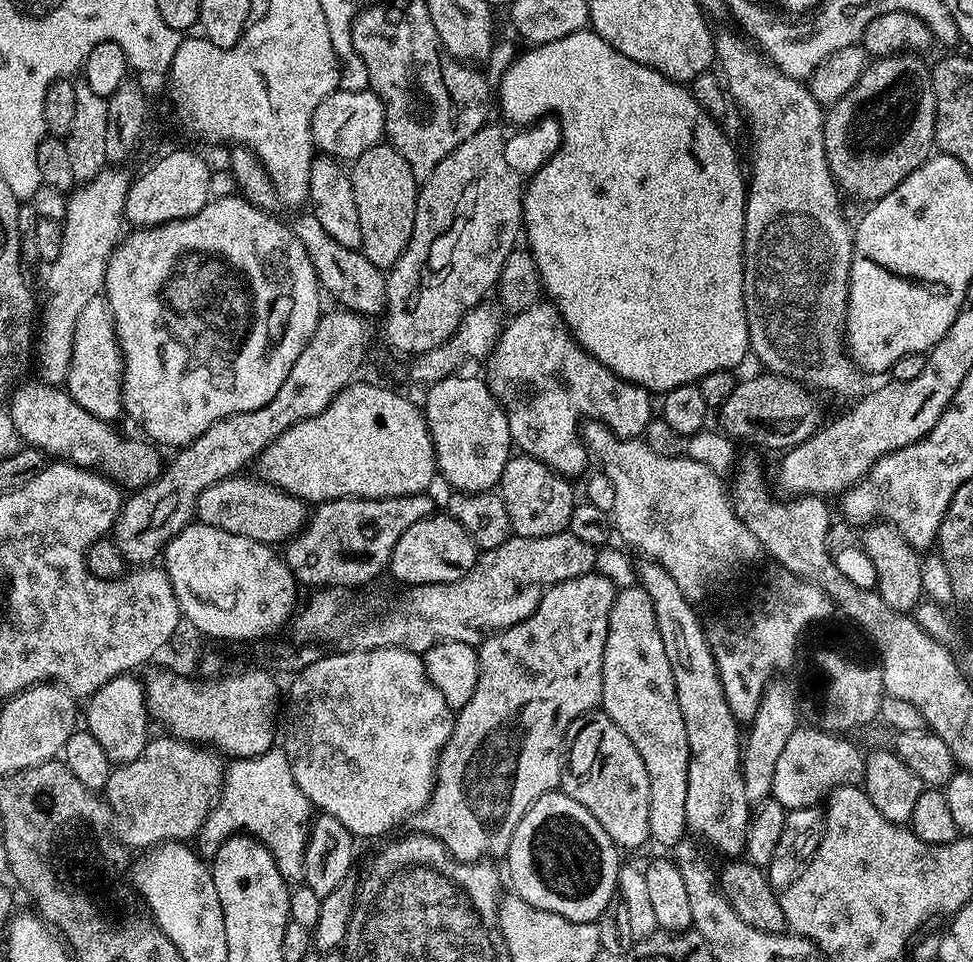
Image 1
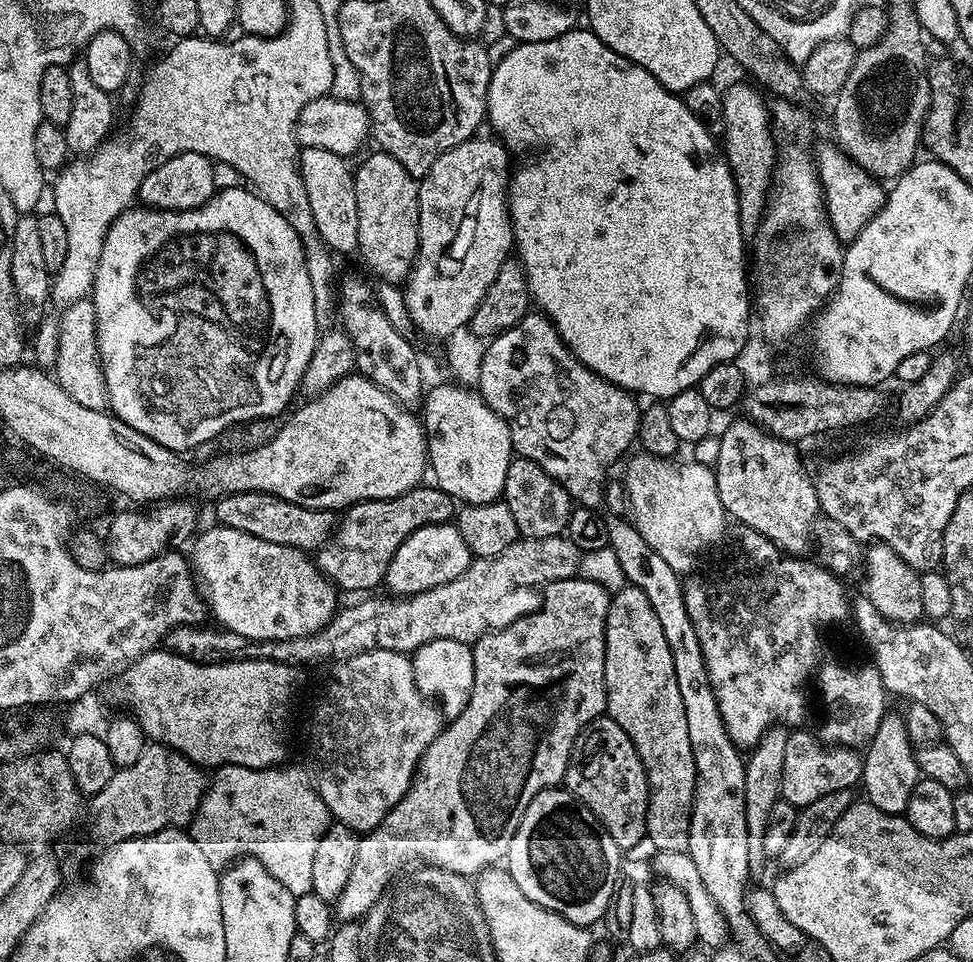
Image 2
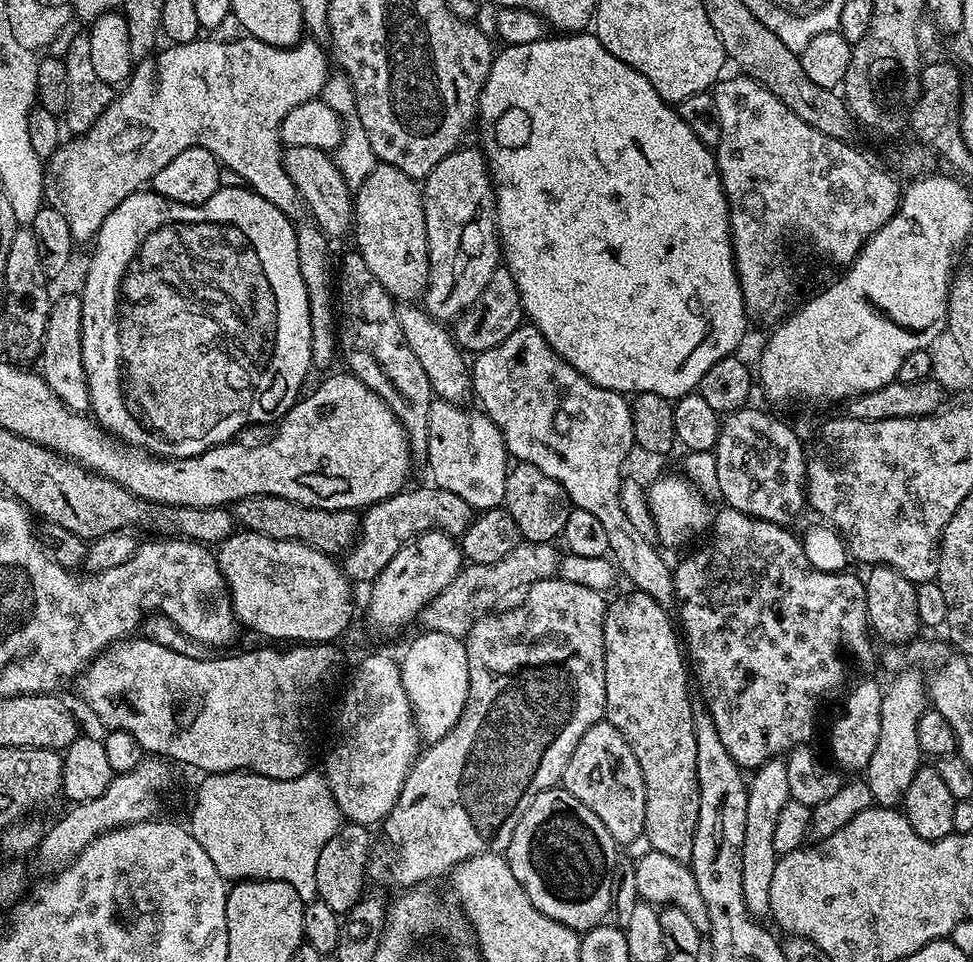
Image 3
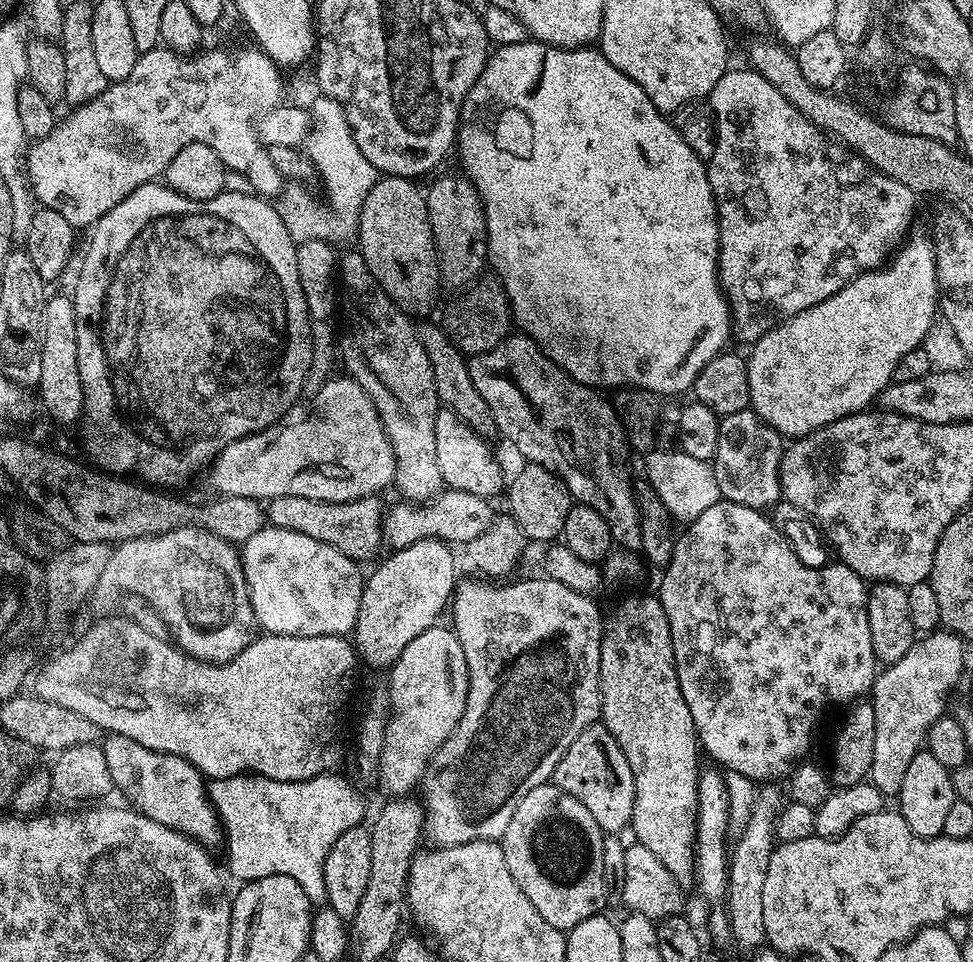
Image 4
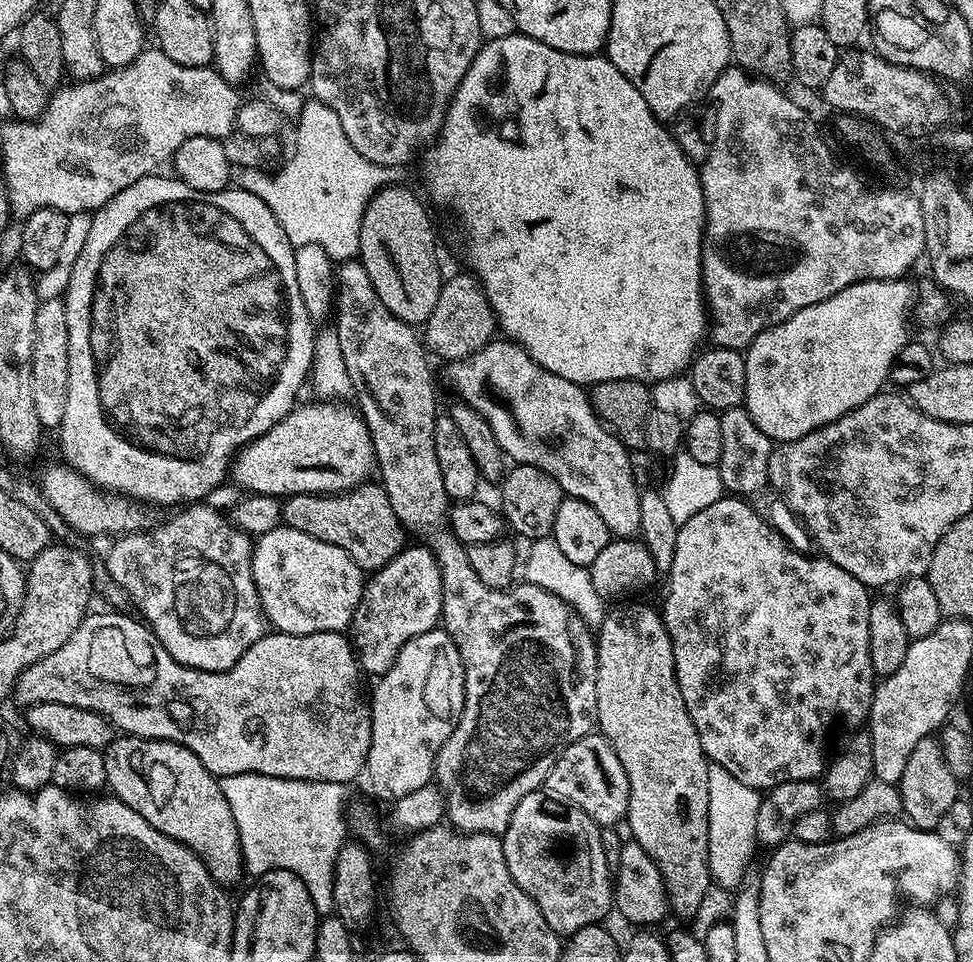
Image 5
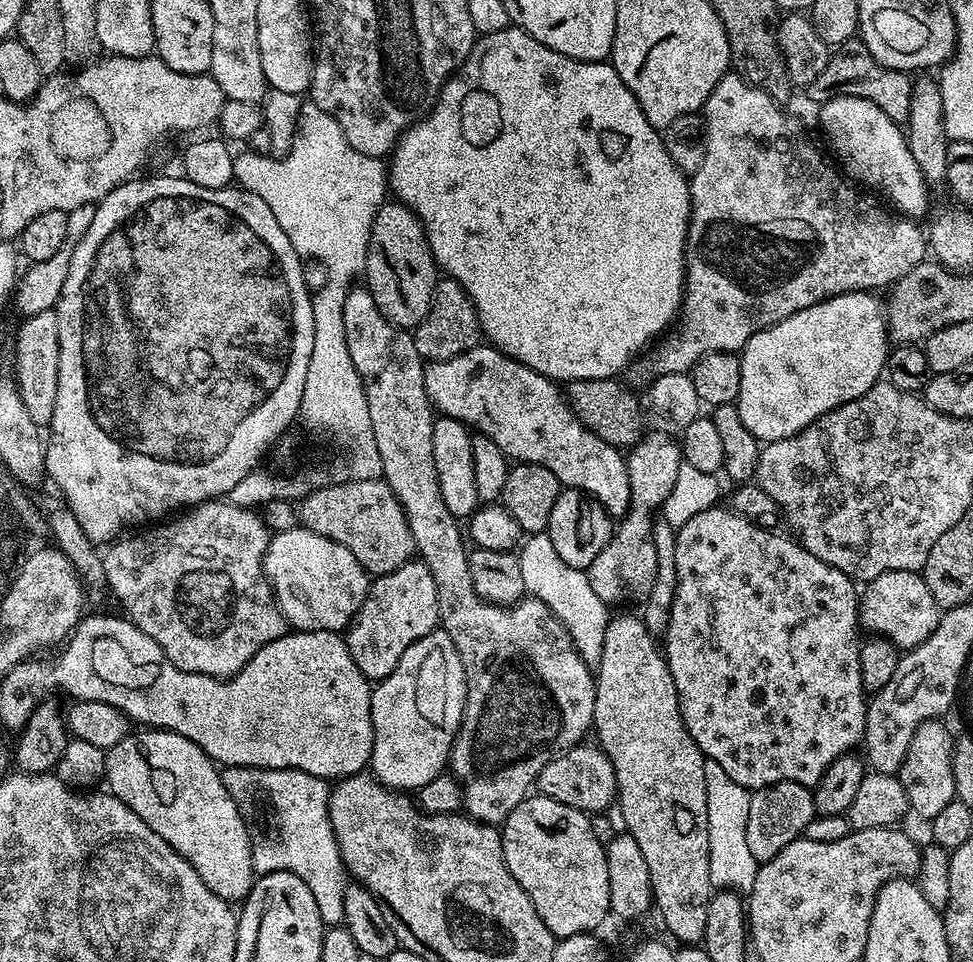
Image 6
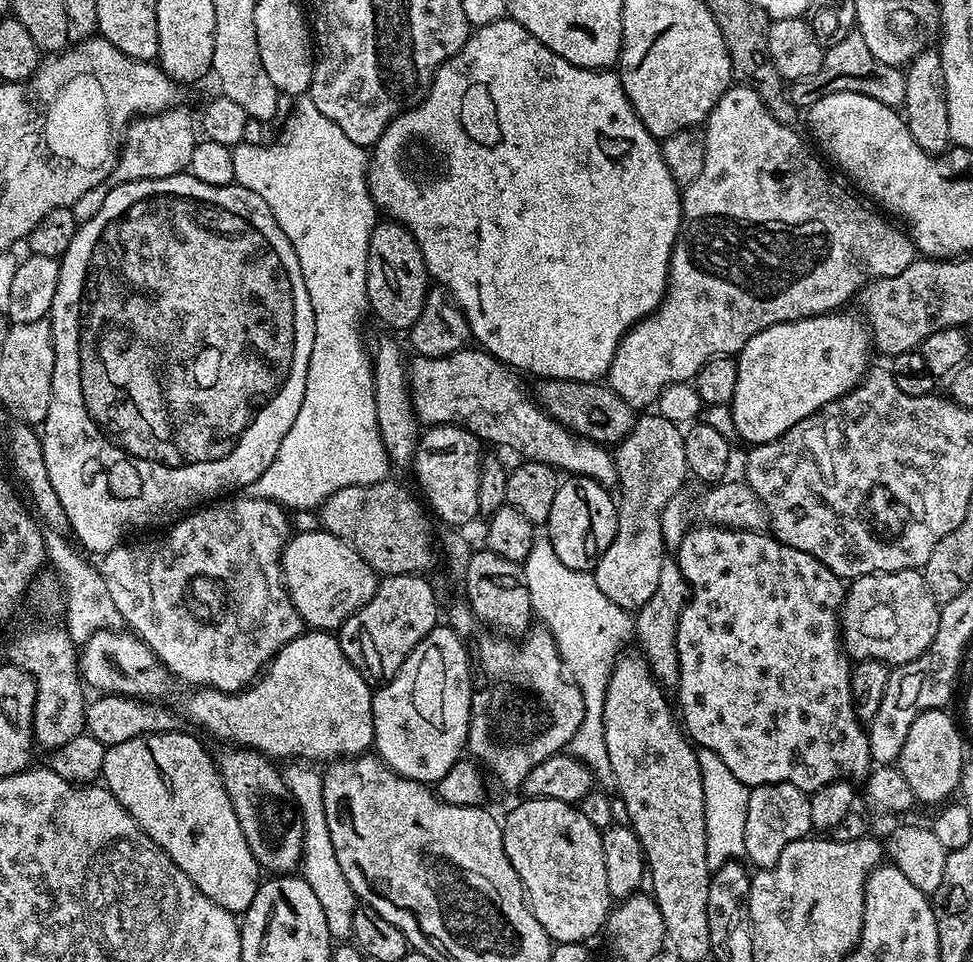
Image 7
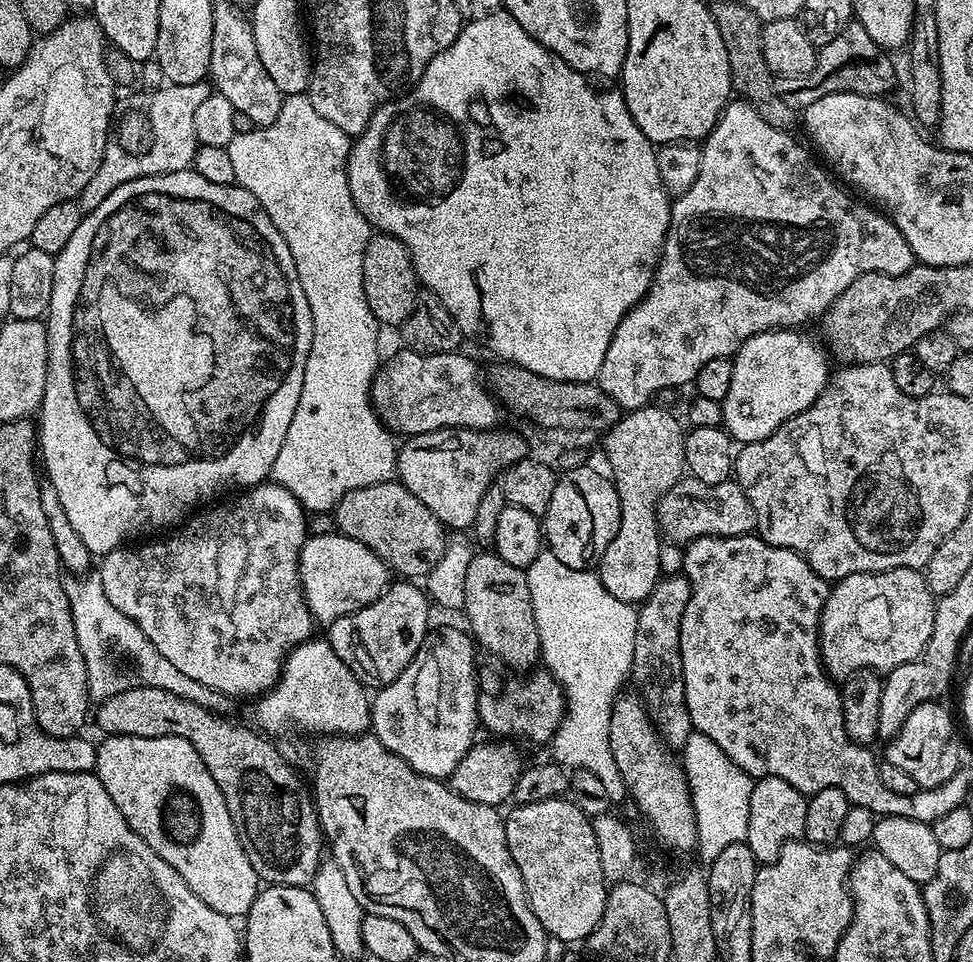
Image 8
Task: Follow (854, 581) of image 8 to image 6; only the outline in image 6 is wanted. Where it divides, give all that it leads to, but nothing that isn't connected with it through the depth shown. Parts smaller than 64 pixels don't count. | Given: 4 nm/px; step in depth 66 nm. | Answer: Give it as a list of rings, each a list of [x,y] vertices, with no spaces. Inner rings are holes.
[[[894,570],[882,574],[865,583],[859,597],[861,629],[868,631],[869,628],[872,631],[869,633],[889,640],[900,650],[914,649],[930,638],[942,615],[941,608],[934,602],[934,594],[930,594],[930,586],[926,586],[920,572]]]

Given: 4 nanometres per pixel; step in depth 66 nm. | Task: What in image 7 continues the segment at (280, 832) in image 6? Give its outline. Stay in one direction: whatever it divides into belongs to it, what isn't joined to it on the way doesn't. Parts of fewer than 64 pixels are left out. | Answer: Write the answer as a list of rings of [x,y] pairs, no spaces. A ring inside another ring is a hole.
[[[292,762],[292,764],[287,769],[286,767],[283,769],[282,775],[284,777],[284,781],[286,782],[286,786],[288,787],[289,793],[294,801],[295,807],[298,809],[299,819],[302,821],[304,826],[304,854],[302,857],[302,875],[304,881],[310,886],[310,890],[314,890],[315,896],[318,898],[319,904],[322,906],[322,910],[326,913],[326,926],[330,930],[330,934],[340,942],[347,941],[352,934],[352,915],[356,913],[358,907],[358,901],[356,895],[354,894],[354,890],[350,890],[350,882],[346,882],[346,874],[342,874],[342,866],[338,866],[338,854],[334,854],[334,842],[330,842],[330,826],[326,826],[326,806],[322,806],[322,794],[324,793],[324,778],[323,775],[319,771],[315,772],[315,767],[309,766],[304,762]]]

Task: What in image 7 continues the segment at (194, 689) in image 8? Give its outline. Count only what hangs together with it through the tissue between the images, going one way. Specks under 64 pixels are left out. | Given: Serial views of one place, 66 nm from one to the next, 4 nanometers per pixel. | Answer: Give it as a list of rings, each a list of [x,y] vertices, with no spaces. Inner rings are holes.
[[[43,527],[44,554],[53,575],[60,583],[65,602],[64,627],[73,641],[82,646],[93,634],[104,631],[119,631],[124,619],[117,606],[111,601],[110,590],[106,587],[103,573],[99,567],[92,566],[81,553],[74,554],[75,547],[66,540],[63,533]]]

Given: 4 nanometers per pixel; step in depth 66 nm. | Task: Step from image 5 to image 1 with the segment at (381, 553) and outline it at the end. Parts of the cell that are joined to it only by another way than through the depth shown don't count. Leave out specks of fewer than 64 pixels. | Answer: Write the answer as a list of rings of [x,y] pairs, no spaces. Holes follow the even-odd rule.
[[[248,475],[228,476],[225,480],[214,482],[209,488],[202,490],[196,503],[195,519],[218,530],[226,530],[226,534],[254,538],[258,542],[273,546],[283,545],[299,536],[310,519],[309,505],[297,496],[275,488],[263,478]]]

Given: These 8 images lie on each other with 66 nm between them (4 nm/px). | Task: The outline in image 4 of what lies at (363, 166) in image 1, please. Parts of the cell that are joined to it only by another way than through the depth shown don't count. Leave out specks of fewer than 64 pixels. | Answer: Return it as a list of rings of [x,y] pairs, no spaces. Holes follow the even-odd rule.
[[[381,175],[366,194],[366,202],[362,202],[358,225],[358,250],[366,258],[370,274],[374,274],[378,286],[382,286],[388,297],[412,318],[426,315],[436,300],[436,291],[441,291],[442,288],[440,262],[436,259],[436,243],[432,237],[430,218],[427,216],[425,193],[416,184],[419,183],[415,179],[406,176]]]

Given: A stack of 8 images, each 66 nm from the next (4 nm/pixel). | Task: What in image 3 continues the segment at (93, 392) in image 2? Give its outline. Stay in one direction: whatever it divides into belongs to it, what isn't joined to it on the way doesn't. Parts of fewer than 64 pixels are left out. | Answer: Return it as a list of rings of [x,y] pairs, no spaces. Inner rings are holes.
[[[79,295],[56,296],[46,322],[44,349],[40,352],[38,371],[58,394],[58,398],[71,412],[87,413],[90,408],[90,390],[82,362],[82,302]]]

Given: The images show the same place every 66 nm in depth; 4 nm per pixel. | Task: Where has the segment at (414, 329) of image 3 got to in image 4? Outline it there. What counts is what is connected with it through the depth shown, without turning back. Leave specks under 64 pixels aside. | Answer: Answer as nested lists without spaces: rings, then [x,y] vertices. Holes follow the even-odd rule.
[[[439,323],[422,326],[420,324],[416,328],[416,337],[430,360],[437,401],[447,411],[453,412],[463,424],[476,432],[483,440],[491,441],[497,435],[496,423],[490,414],[490,408],[486,406],[484,399],[478,394],[478,390],[474,390],[474,384],[468,373],[468,360],[464,353],[459,352],[452,345],[452,341],[448,339],[447,333]]]

